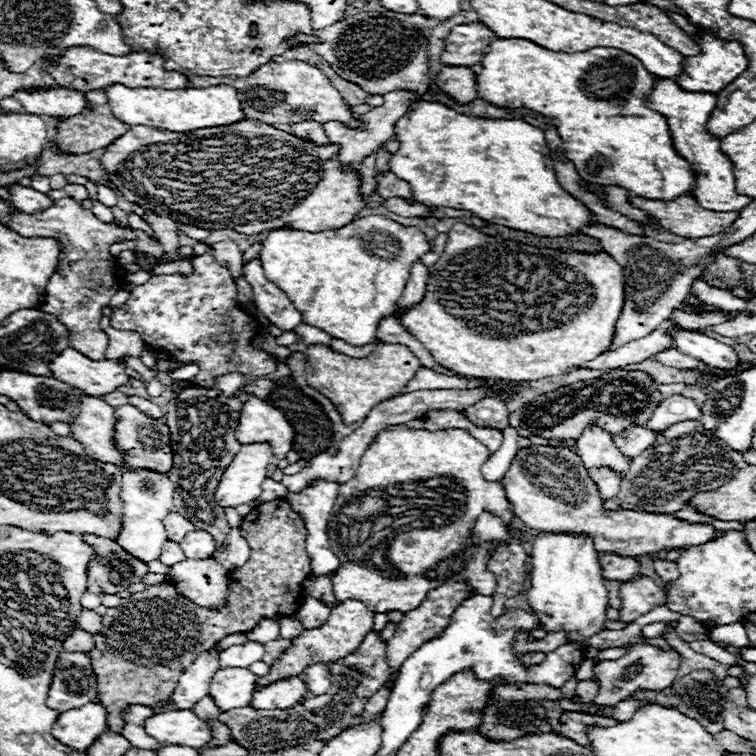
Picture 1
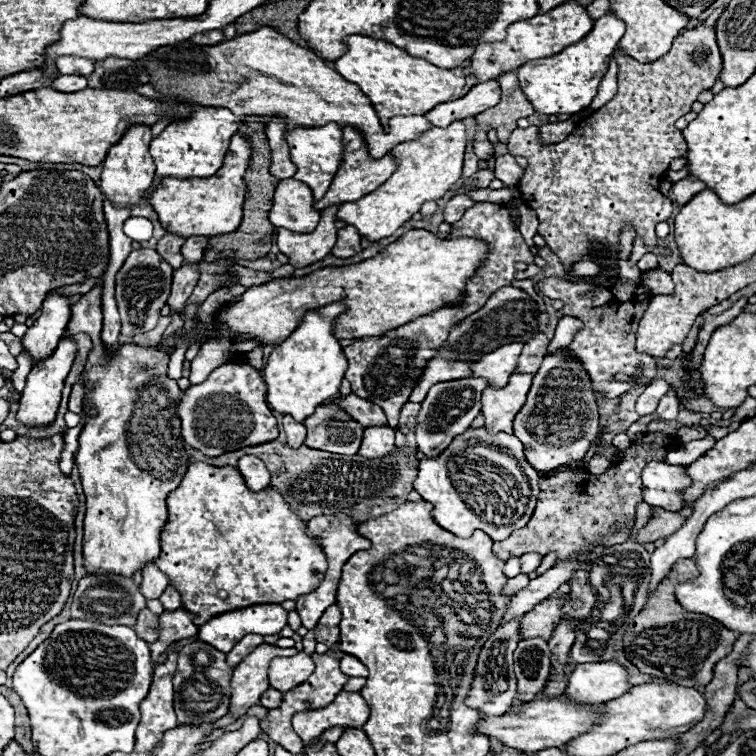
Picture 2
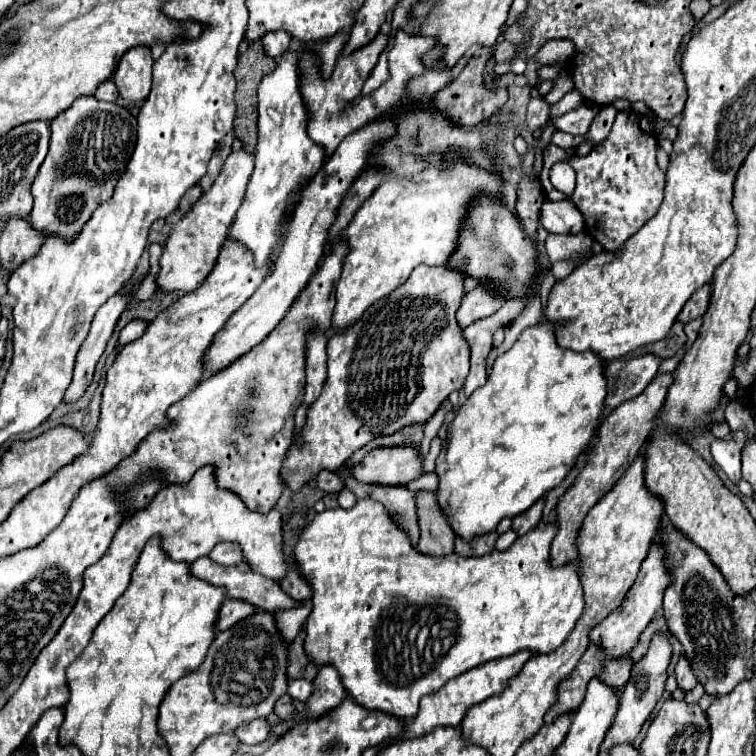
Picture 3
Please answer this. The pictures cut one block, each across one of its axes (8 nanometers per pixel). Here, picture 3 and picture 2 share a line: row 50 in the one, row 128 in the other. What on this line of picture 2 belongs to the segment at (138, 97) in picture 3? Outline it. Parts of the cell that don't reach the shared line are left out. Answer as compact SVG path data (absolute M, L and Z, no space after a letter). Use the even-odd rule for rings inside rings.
M132 124L126 132L124 132L124 140L116 142L104 164L102 164L102 180L100 180L100 190L104 192L104 196L108 196L116 206L136 206L142 196L146 196L148 188L152 186L154 180L154 160L148 152L148 144L152 142L152 134L150 134L150 126L144 124Z

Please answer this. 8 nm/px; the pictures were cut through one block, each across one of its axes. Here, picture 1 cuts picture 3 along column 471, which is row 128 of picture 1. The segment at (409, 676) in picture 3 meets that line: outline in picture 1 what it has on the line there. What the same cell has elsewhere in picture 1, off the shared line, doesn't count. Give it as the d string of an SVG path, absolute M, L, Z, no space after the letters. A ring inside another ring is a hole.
M498 38L482 58L482 72L476 82L478 98L498 104L498 108L530 108L556 122L562 138L562 150L572 160L582 180L604 186L620 186L648 200L676 200L696 188L696 174L672 146L666 118L648 108L646 102L654 90L654 76L632 54L618 48L590 48L586 52L552 52L530 40Z

